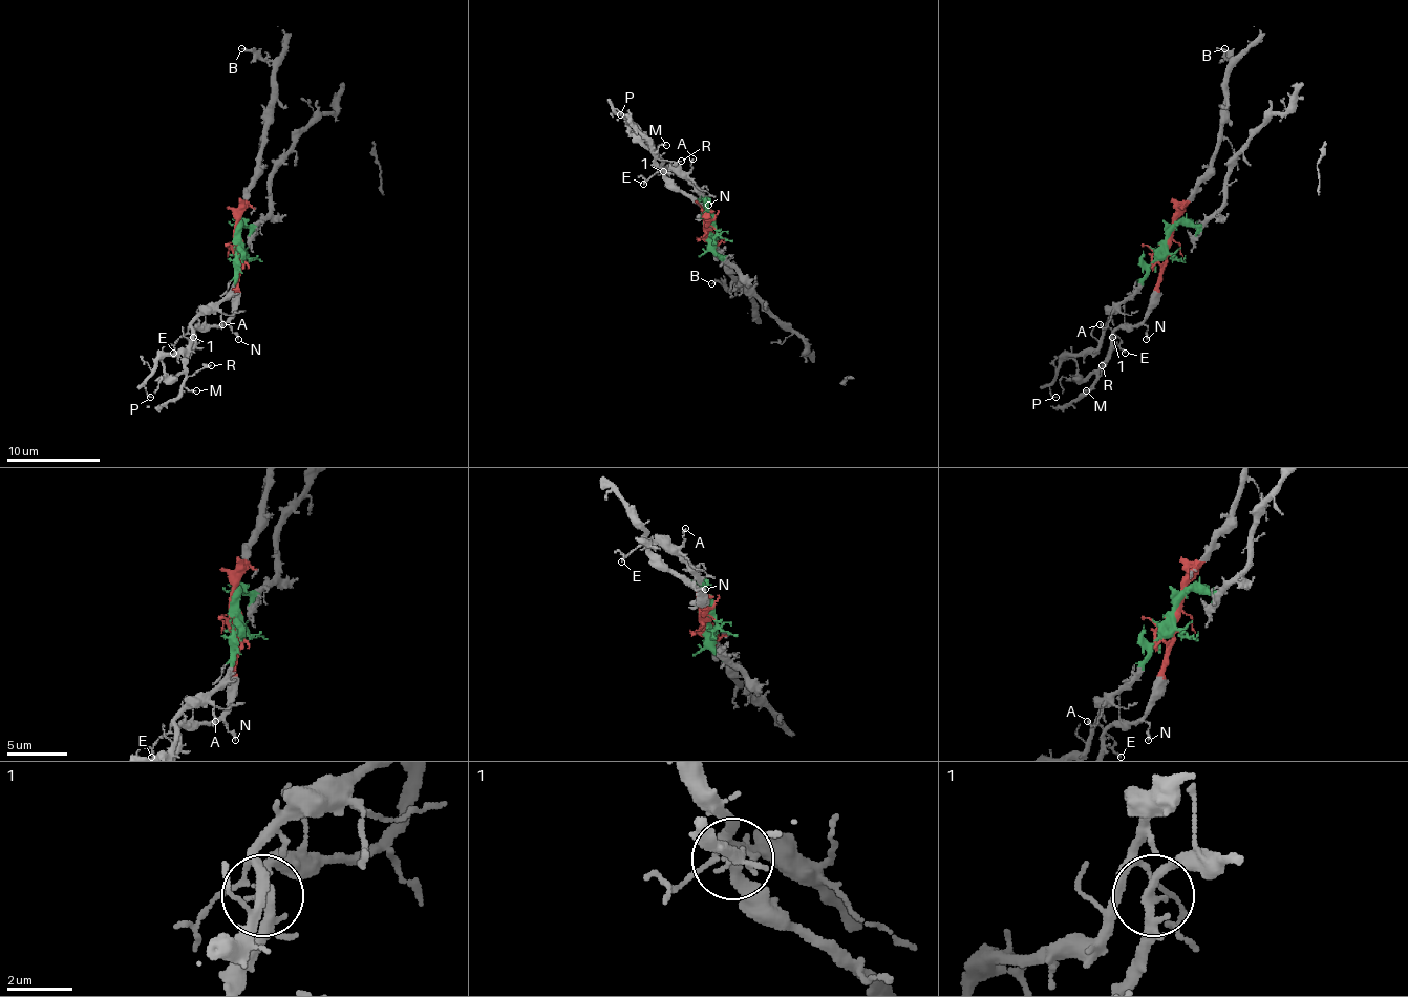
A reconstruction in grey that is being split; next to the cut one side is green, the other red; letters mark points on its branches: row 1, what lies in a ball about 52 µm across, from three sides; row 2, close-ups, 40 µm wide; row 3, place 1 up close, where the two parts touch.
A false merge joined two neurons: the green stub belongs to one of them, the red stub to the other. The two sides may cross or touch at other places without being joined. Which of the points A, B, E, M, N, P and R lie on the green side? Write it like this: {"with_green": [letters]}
{"with_green": ["A", "E", "P"]}

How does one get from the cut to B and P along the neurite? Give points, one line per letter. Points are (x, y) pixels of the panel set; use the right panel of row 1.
B: (1166, 241), (1173, 214), (1206, 172), (1217, 144), (1227, 69), (1231, 60), (1221, 50), (1223, 48)
P: (1166, 241), (1139, 287), (1109, 317), (1103, 342), (1061, 363), (1049, 391), (1056, 396)

